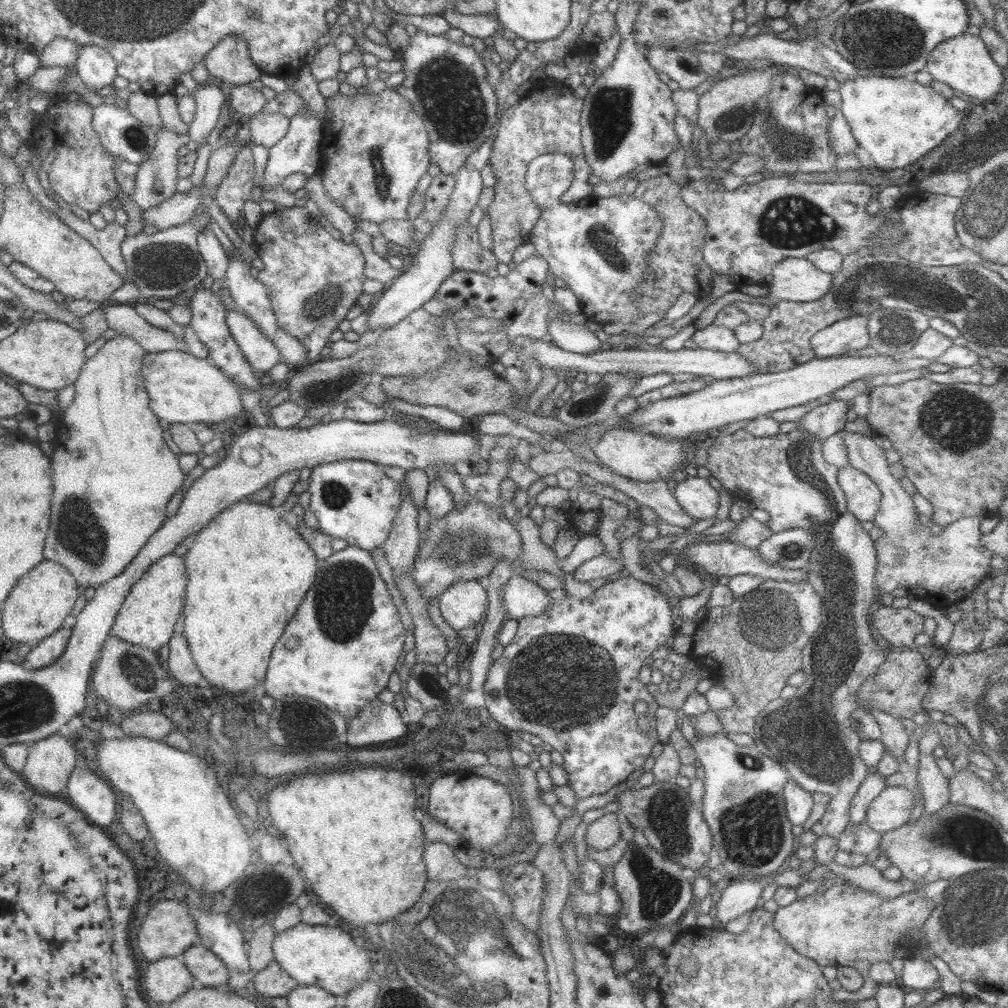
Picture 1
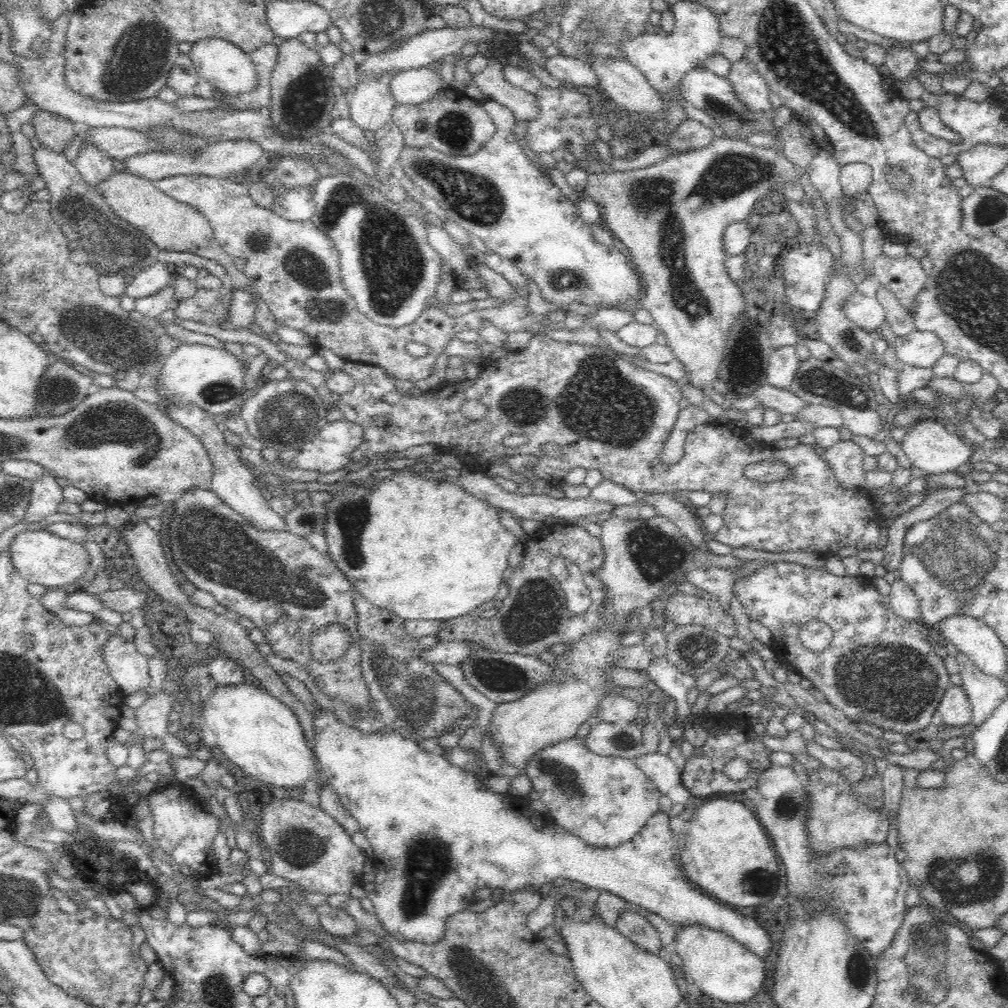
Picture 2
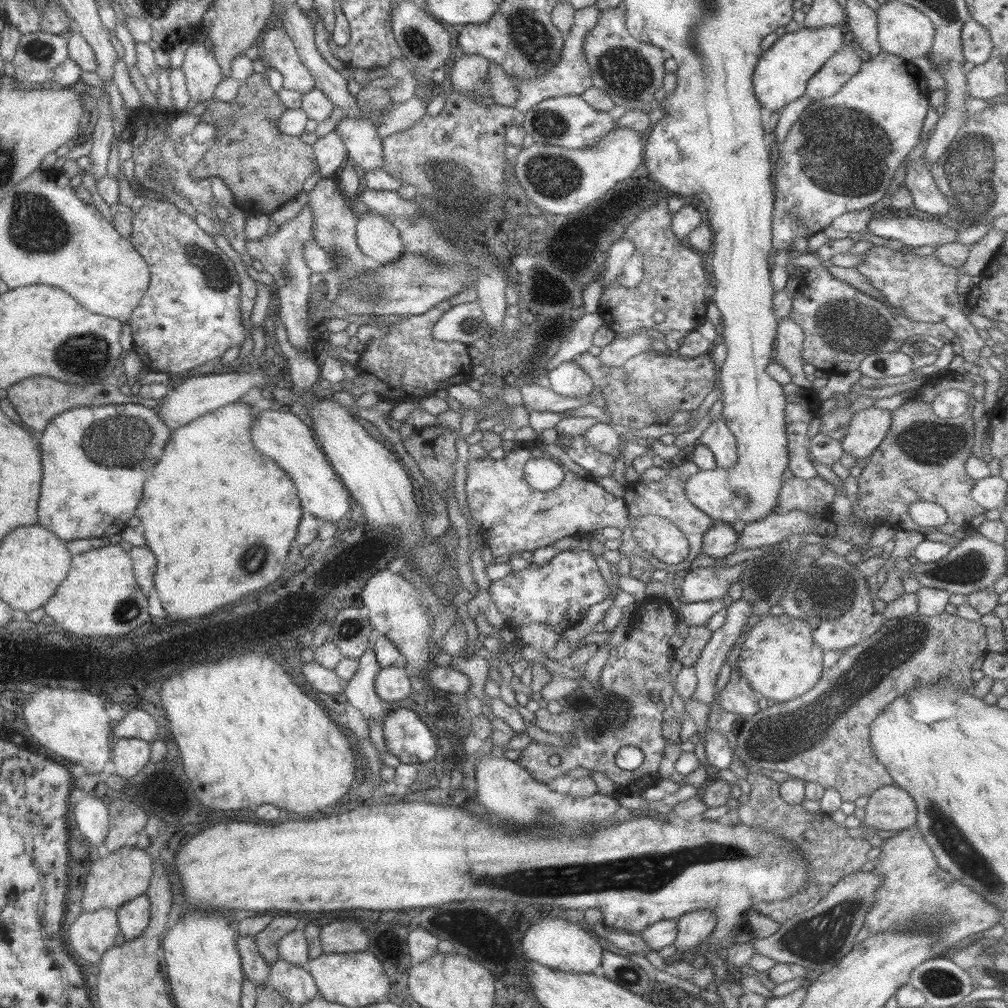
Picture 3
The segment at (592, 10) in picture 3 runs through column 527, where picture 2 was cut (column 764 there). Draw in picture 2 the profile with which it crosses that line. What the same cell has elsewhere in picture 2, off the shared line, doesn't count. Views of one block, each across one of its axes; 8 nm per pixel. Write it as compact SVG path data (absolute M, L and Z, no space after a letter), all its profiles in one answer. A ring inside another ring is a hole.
M740 59L732 64L727 79L736 93L736 99L742 101L750 111L768 111L771 108L770 88L748 59Z

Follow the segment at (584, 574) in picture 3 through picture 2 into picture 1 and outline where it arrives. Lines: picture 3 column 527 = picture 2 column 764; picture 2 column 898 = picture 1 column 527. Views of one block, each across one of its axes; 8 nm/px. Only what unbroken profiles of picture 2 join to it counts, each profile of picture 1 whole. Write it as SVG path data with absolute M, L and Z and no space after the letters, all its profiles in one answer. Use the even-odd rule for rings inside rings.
M627 573L624 577L606 582L600 589L595 590L590 597L580 599L568 594L566 599L554 599L549 604L547 610L543 610L540 616L526 616L518 620L518 630L514 639L504 647L503 654L492 663L487 672L486 680L483 684L484 696L486 697L486 710L491 714L494 720L509 729L510 731L530 732L538 736L540 740L553 746L556 752L562 754L564 759L563 768L567 772L567 785L574 790L576 802L592 794L604 794L610 788L625 782L626 778L636 769L642 768L646 759L651 756L652 747L659 742L655 724L655 712L659 707L656 699L648 692L646 685L638 679L638 673L645 666L644 660L648 658L662 645L669 644L669 641L676 635L677 628L672 621L672 606L668 603L668 597L656 587L646 582L640 582L632 578ZM642 700L648 704L648 712L644 715L638 715L634 711L634 704Z

